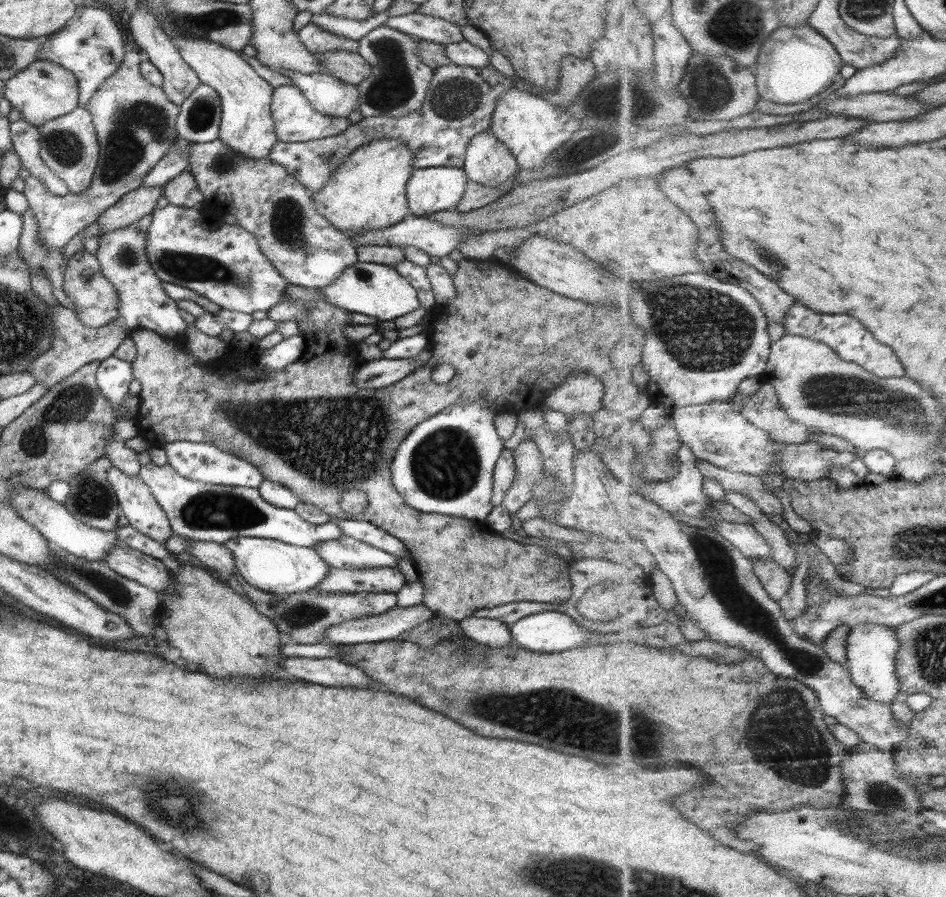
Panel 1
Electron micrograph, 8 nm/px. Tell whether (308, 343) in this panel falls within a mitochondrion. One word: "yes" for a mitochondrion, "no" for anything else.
no

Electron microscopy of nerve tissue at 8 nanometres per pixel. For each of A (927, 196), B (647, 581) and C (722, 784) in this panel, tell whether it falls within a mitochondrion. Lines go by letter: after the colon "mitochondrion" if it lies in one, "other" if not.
A: other
B: other
C: other

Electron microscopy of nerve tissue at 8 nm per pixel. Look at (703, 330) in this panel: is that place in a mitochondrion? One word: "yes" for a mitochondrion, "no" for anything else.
yes

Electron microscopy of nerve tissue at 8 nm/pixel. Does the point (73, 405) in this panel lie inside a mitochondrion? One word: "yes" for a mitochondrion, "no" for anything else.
yes

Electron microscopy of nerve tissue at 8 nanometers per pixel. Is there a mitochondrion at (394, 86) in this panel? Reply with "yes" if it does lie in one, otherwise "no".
yes

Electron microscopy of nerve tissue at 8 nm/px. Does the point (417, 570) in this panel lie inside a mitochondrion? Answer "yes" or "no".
no

